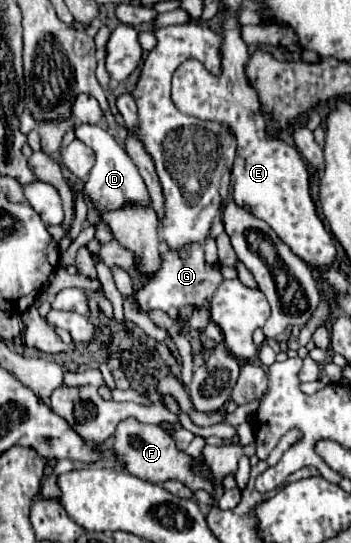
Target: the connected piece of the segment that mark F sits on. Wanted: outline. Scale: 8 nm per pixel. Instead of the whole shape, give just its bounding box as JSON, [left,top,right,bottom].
[113,417,213,491]

